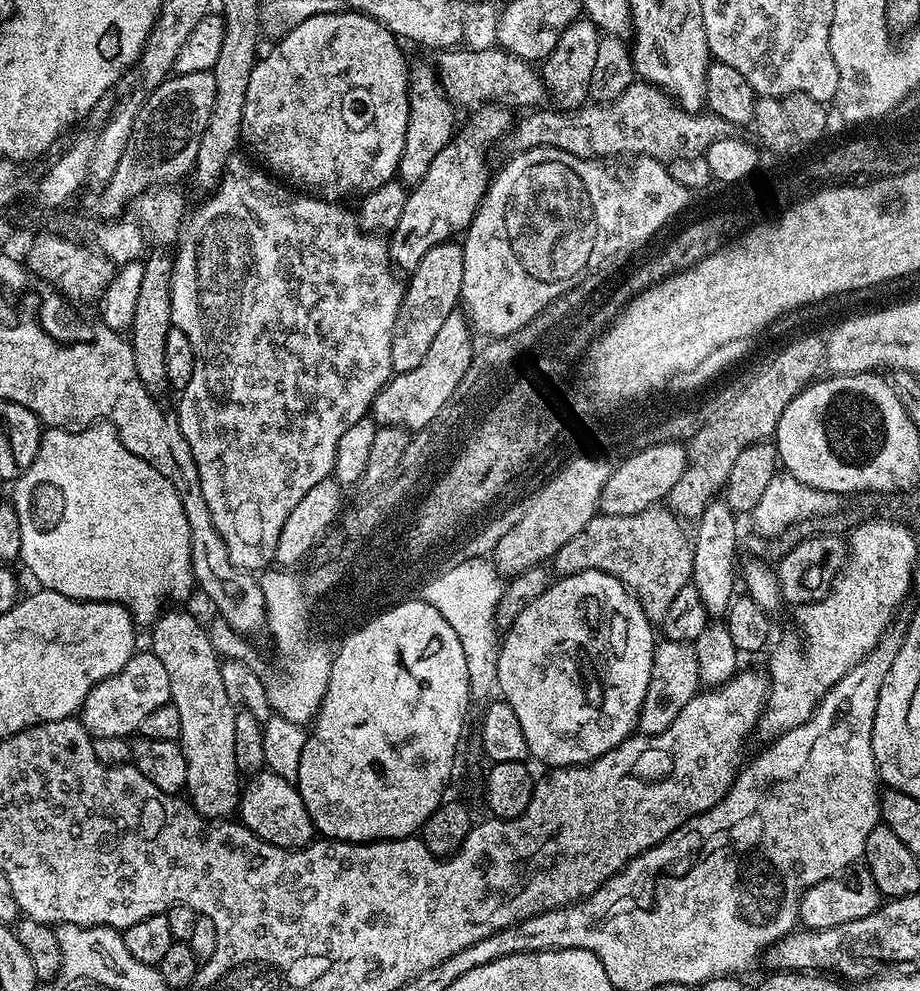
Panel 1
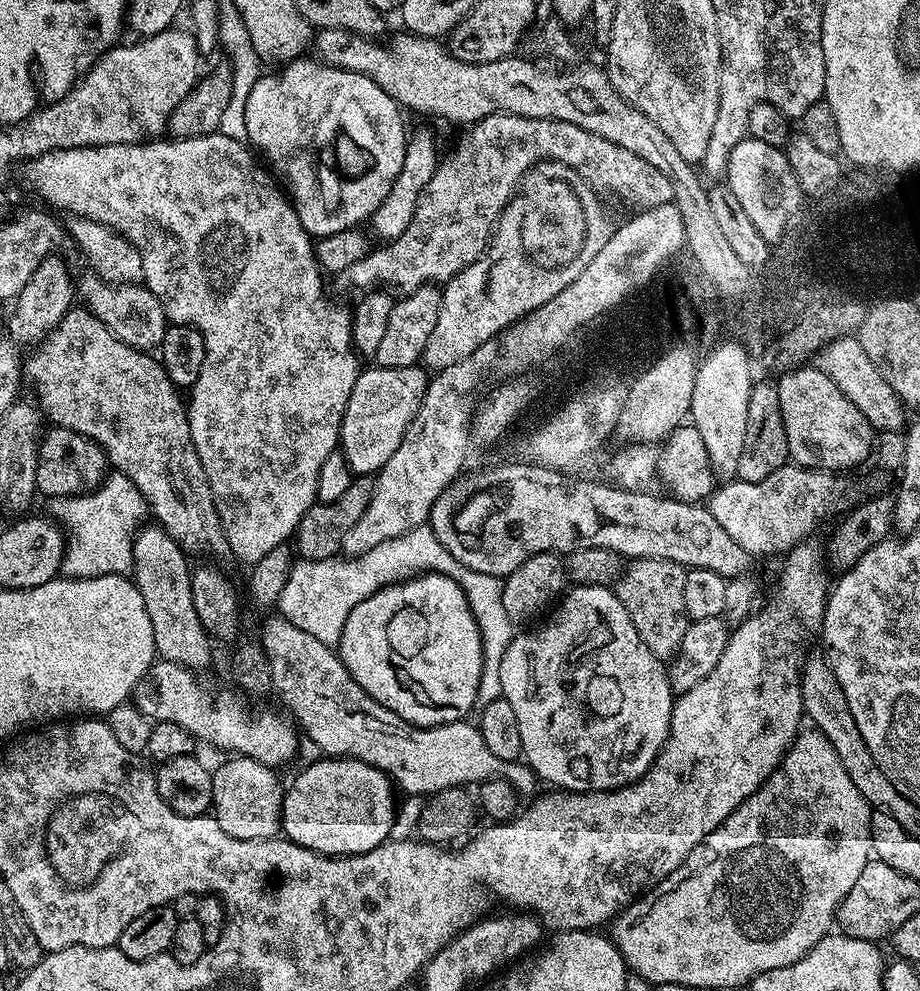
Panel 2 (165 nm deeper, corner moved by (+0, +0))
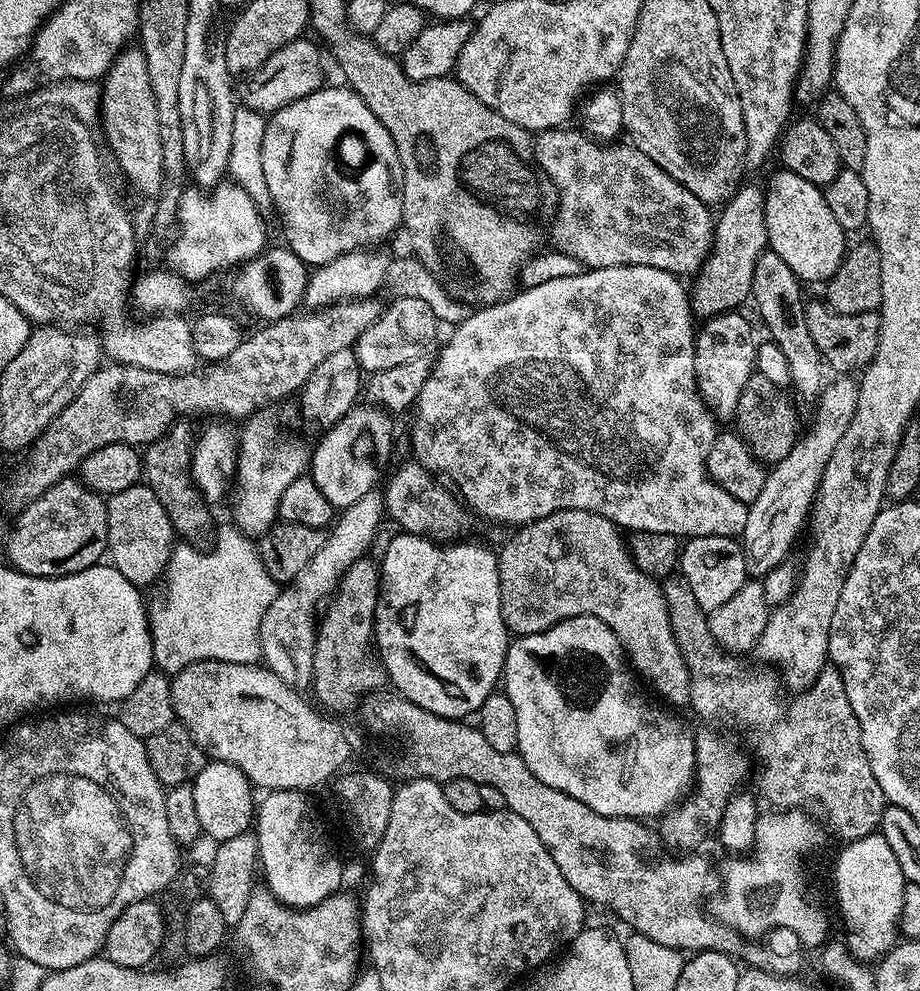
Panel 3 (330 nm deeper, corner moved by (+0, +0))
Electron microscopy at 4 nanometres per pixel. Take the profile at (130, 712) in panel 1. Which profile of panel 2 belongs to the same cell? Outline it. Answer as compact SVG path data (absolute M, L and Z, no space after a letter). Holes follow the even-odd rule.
M157 659L152 669L138 682L134 693L136 709L154 722L169 720L190 730L201 745L221 748L228 752L224 754L249 756L273 770L279 769L279 764L292 764L297 759L298 728L283 711L271 712L264 708L261 712L251 712L244 708L245 701L231 687L222 689L217 696L211 696L200 685L199 678L189 668Z

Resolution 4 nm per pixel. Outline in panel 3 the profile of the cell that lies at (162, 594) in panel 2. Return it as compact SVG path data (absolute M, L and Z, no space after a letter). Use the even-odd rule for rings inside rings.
M139 484L107 499L108 556L130 583L139 588L156 583L164 576L176 535L168 513L148 485Z

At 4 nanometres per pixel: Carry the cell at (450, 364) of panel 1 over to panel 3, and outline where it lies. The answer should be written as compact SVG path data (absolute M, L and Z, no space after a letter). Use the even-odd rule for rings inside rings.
M371 402L357 403L337 424L331 425L310 452L310 475L333 509L354 506L362 494L381 483L380 467L392 456L392 420L384 409Z

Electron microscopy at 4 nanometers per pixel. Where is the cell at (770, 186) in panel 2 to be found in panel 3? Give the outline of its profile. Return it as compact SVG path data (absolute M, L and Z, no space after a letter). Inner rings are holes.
M787 170L779 171L763 185L768 248L794 270L801 282L831 281L846 255L846 233L838 226L830 206L826 206L821 185L806 182L806 178L798 178L798 174Z

